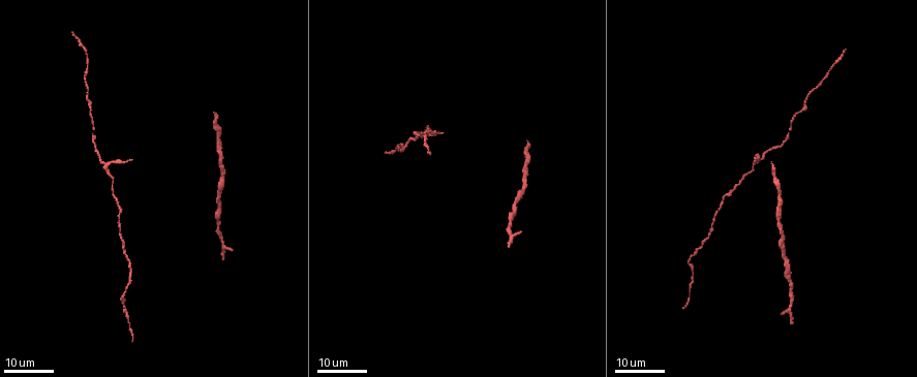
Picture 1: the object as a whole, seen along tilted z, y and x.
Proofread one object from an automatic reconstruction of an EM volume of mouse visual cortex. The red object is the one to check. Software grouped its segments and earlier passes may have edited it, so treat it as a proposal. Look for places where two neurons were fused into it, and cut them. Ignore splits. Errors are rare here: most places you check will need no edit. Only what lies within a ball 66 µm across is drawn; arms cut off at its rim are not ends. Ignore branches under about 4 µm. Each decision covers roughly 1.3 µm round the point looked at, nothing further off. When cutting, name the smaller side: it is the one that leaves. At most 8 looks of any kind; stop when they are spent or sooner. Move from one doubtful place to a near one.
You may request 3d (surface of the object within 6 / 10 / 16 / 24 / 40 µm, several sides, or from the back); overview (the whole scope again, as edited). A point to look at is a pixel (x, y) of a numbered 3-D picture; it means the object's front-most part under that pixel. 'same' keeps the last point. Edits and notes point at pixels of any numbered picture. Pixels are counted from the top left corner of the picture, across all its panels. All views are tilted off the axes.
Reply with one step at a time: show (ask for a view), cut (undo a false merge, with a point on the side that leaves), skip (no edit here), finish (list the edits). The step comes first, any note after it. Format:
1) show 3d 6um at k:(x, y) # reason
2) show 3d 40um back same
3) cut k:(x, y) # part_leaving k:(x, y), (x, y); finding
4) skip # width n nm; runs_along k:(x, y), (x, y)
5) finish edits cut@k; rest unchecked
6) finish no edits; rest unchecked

show 3d 16um at 1:(790, 280) # thick turns thin

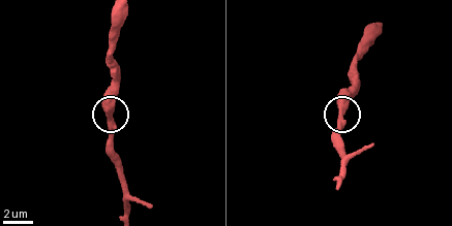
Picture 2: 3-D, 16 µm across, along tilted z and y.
show 3d 10um at 2:(341, 113)

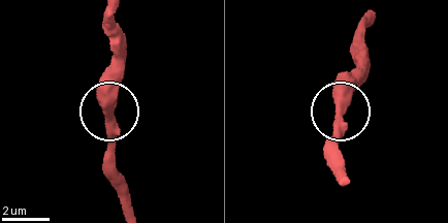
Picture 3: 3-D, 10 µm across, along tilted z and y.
skip # width 460 nm; continuous, no second neuron

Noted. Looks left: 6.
show 3d 16um at 1:(122, 296) # sudden change in width

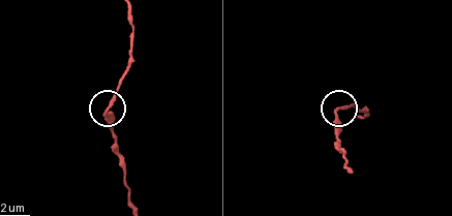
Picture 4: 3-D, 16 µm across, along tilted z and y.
show 3d 10um at 4:(338, 111)

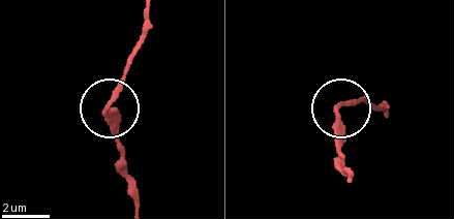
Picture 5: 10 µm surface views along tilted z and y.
show 3d 6um at 5:(343, 103) # zoom in

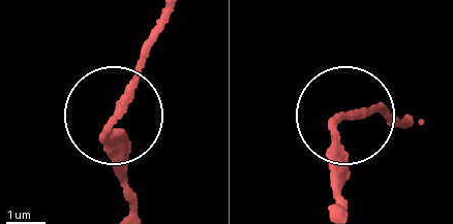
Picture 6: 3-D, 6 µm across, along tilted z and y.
skip # runs_along 6:(160, 27), (108, 140), (113, 173); all the same neuron

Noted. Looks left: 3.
show 3d 16um at 1:(428, 147) # calibre changes

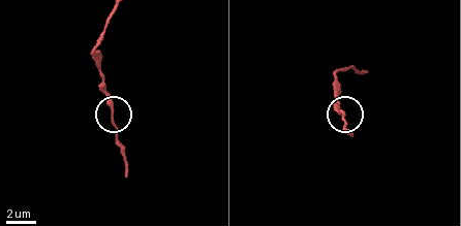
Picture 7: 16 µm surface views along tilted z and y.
show 3d 6um at 7:(113, 106)

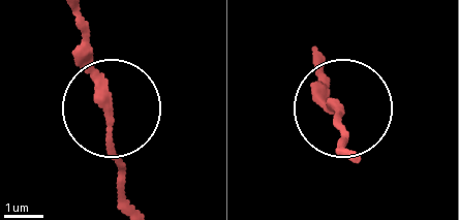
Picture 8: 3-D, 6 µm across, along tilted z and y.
skip # width 200 nm; runs_along 8:(74, 12), (88, 73), (113, 115), (121, 203); continuous, no second neuron

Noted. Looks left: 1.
finish no edits; rest unchecked

